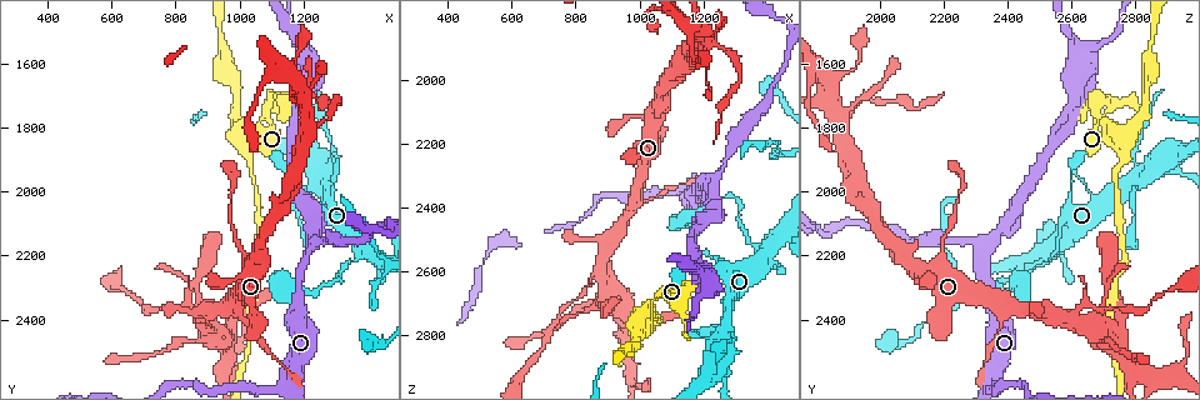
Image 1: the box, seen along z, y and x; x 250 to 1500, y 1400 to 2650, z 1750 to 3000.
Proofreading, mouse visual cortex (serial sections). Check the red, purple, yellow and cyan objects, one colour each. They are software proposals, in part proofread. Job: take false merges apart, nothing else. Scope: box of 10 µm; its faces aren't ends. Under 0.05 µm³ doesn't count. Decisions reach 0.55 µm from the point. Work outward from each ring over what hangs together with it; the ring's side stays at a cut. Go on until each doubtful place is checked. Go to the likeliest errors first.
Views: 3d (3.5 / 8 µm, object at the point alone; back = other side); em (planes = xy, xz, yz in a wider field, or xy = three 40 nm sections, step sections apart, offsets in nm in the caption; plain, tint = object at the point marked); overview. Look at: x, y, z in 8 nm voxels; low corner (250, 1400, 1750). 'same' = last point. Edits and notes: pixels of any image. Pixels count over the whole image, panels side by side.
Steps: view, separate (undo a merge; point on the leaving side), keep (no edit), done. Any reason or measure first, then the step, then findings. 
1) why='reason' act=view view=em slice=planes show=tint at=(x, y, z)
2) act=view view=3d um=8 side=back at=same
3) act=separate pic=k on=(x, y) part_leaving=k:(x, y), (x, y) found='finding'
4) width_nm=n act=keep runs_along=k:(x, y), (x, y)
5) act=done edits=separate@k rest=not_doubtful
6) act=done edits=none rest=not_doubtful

why='abrupt turn' act=view view=3d um=3.5 at=(1000, 1820, 2740)

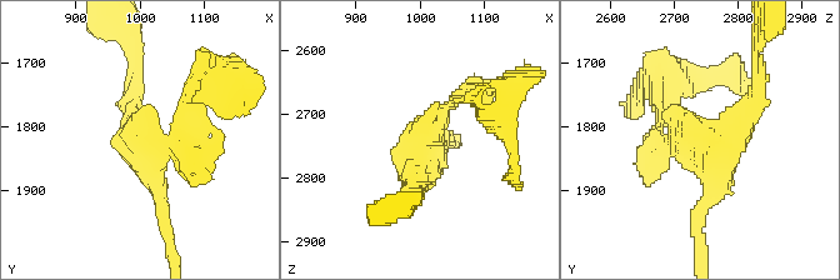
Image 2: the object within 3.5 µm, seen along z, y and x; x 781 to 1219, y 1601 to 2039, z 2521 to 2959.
arms=3 arm_widths_nm=150,250,250 why='now the EM' act=view view=em slice=planes show=tint at=(1000, 1815, 2745)

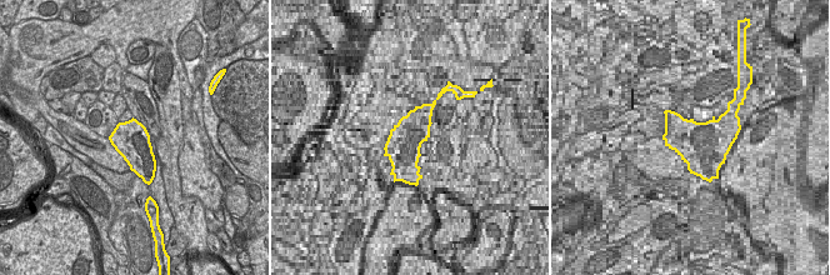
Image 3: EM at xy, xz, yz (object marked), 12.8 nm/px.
width_nm=480 act=keep runs_along=2:(644, 153), (726, 138), (759, 88) found='all the same cell'

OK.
why='arms run side by side' act=view view=3d um=3.5 at=(1210, 1640, 2640)

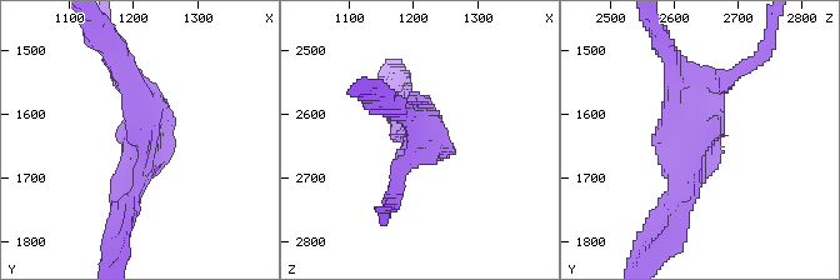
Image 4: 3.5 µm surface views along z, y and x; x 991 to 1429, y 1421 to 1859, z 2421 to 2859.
arms=3 arm_widths_nm=200,250,300 why='need the tissue' act=view view=em slice=planes show=tint at=(1220, 1645, 2635)

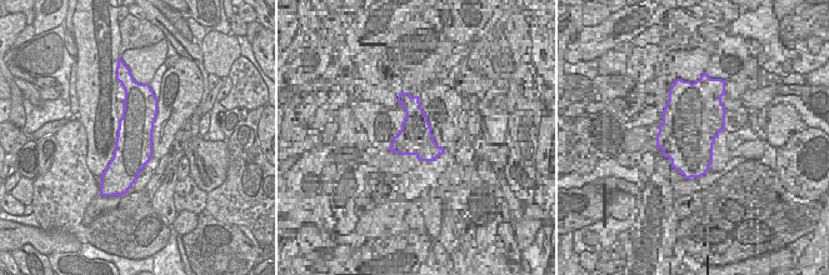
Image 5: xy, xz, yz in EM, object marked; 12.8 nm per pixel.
act=view view=em slice=xy step=3 show=tint at=same

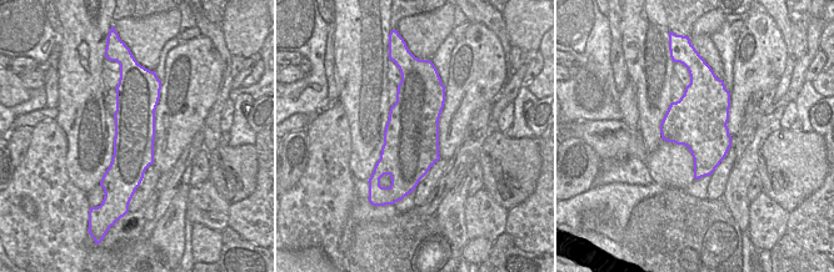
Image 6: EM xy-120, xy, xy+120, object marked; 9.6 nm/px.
act=keep runs_along=4:(679, 218), (695, 141), (673, 65) found='continuous, no second cell'

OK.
why='thin neck' act=view view=3d um=3.5 at=(1210, 1810, 1880)

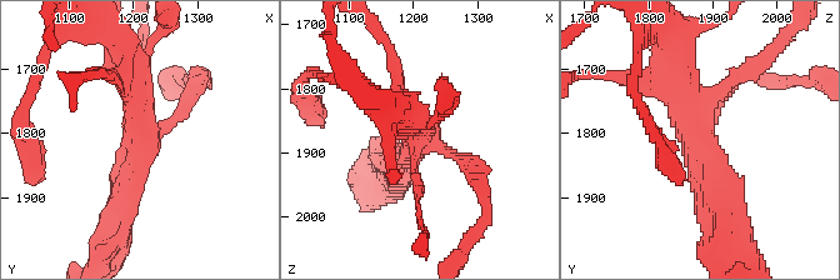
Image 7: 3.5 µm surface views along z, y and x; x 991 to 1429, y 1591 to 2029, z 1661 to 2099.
act=view view=em slice=xy step=2 show=tint at=(1205, 1805, 1885)

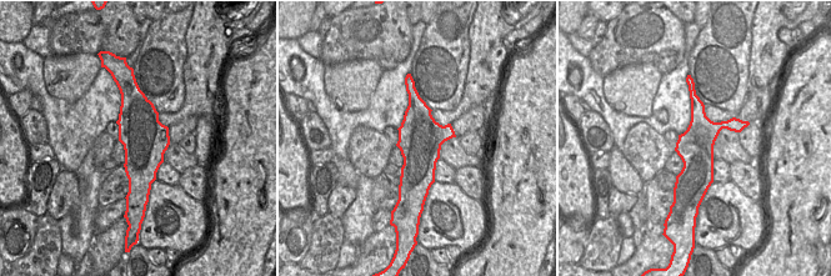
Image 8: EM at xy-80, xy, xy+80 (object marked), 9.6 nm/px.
act=keep runs_along=8:(691, 88), (697, 106), (694, 194) found='all the same cell'

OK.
act=done edits=none rest=not_doubtful

